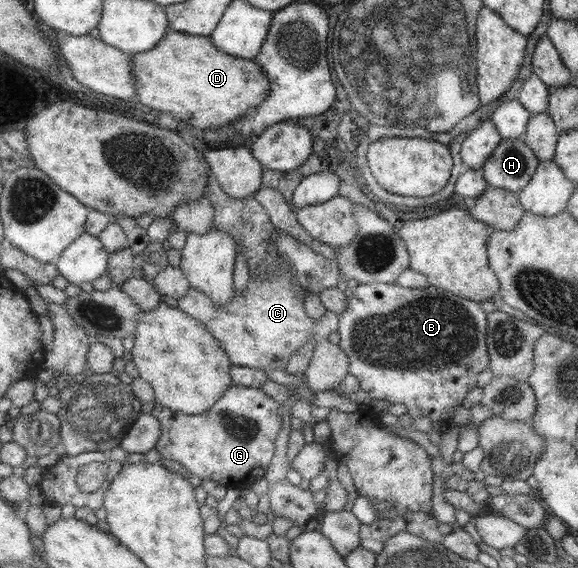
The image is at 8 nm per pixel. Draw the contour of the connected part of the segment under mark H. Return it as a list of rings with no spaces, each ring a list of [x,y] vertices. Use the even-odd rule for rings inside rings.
[[[521,138],[501,139],[481,166],[488,186],[519,194],[537,169],[537,158]]]

